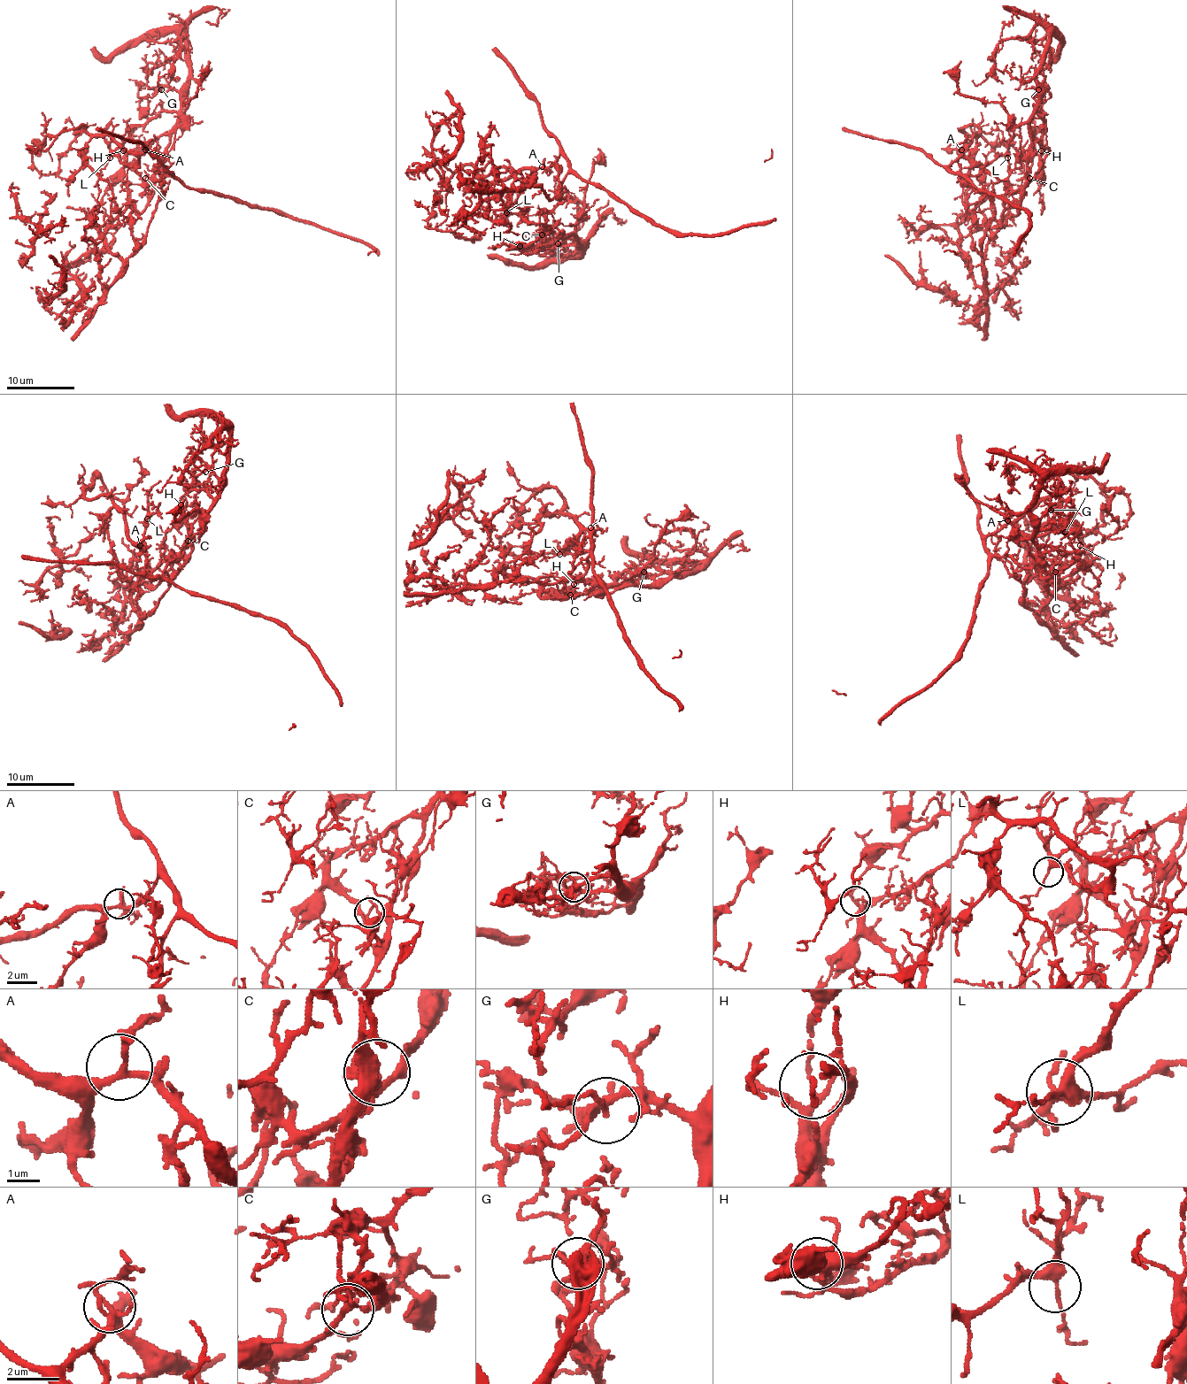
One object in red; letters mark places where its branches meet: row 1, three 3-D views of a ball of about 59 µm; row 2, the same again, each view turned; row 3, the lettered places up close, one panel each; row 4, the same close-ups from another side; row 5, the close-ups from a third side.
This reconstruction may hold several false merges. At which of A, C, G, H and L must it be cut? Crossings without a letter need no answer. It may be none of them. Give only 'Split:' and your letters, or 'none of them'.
Split: C, H

